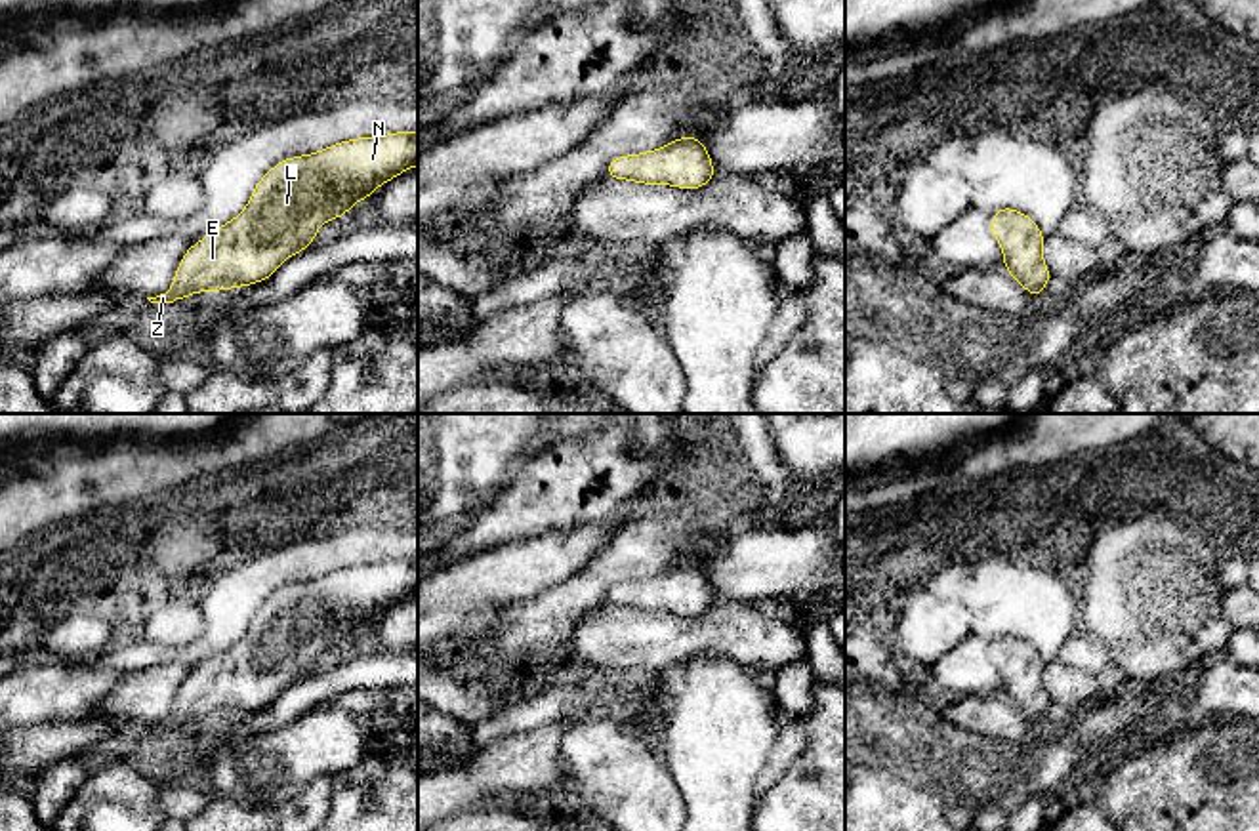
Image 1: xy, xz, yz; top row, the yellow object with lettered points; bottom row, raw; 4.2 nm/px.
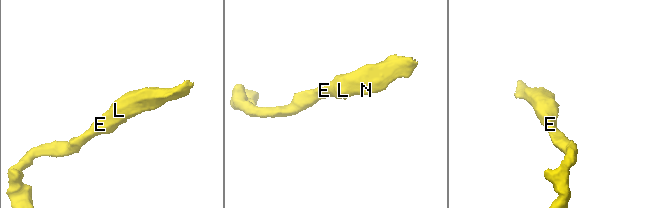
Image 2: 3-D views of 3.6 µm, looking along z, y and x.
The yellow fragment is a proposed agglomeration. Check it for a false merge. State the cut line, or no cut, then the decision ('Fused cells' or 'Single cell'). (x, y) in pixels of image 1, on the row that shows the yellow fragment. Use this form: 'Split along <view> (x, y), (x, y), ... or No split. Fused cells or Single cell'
No split. Single cell

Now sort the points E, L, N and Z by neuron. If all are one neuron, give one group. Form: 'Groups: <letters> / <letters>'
Groups: E L N Z

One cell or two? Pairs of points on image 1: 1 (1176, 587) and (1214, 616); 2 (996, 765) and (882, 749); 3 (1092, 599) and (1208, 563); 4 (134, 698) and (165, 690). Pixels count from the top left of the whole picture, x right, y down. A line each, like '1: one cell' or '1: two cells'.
1: one cell
2: one cell
3: one cell
4: one cell

